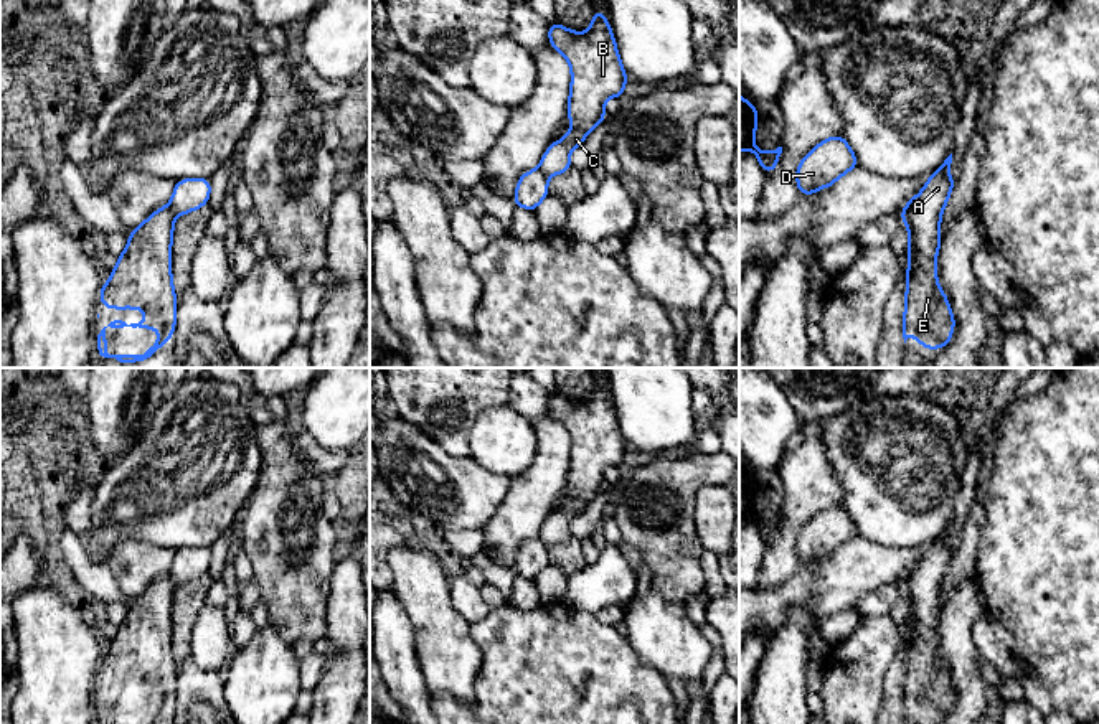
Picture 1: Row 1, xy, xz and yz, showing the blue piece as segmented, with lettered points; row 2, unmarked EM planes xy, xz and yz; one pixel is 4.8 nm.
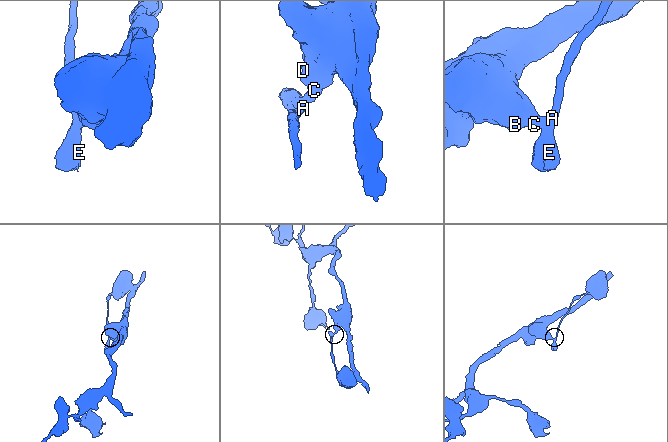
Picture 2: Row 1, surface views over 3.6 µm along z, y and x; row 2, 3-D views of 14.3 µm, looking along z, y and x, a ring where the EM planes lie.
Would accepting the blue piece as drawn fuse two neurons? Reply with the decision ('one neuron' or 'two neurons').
two neurons

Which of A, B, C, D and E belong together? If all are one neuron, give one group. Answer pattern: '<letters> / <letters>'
A E / B C D

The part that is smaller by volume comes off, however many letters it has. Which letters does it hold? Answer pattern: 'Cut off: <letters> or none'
Cut off: A, E

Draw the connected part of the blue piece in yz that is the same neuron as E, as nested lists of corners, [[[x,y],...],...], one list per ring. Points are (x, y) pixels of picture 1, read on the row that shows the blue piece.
[[[952,153],[929,176],[903,219],[909,231],[903,338],[906,343],[909,336],[916,336],[926,350],[944,348],[955,327],[947,295],[939,289],[936,274],[936,259],[942,242],[941,218],[955,183],[950,178],[950,163]]]

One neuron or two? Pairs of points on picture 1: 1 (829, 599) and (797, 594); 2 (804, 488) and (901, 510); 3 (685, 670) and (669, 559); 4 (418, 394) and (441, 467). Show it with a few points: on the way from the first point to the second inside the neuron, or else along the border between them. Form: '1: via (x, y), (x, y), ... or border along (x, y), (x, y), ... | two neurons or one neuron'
1: via (820, 591), (817, 587), (806, 589) | one neuron
2: border along (829, 460), (842, 492), (842, 503) | two neurons
3: border along (650, 587), (664, 597), (683, 604) | two neurons
4: border along (401, 418), (451, 454), (459, 457), (469, 456) | two neurons

